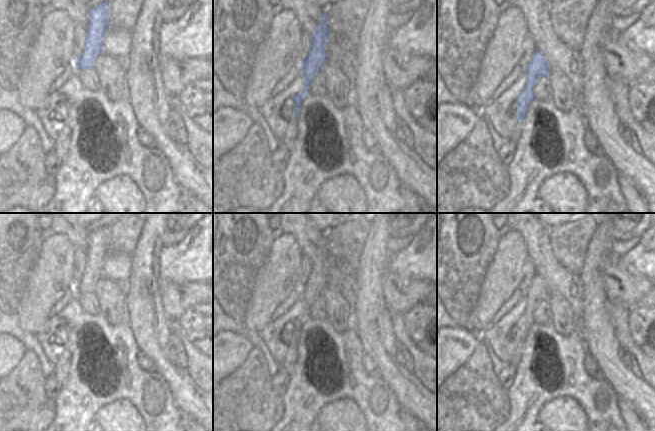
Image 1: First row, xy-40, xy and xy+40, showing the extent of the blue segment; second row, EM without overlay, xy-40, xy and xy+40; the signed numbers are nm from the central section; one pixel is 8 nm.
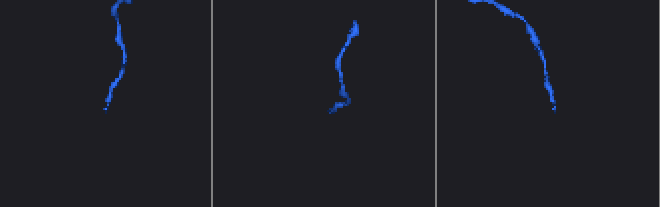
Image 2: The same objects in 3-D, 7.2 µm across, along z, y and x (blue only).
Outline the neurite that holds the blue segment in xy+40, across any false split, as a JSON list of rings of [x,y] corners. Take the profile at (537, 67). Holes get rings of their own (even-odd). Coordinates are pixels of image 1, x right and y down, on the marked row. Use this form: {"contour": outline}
{"contour": [[[538,50],[531,57],[531,61],[525,67],[527,83],[519,96],[517,97],[517,121],[513,133],[508,142],[517,142],[521,137],[523,129],[523,119],[529,109],[529,105],[535,100],[533,89],[542,76],[549,76],[549,67],[543,54]]]}

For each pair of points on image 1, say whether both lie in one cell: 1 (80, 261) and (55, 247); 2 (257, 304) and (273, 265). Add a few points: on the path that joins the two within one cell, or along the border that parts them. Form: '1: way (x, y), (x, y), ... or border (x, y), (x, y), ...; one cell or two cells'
1: border (75, 248), (73, 255), (73, 281); two cells
2: way (266, 294), (273, 283), (273, 275); one cell

